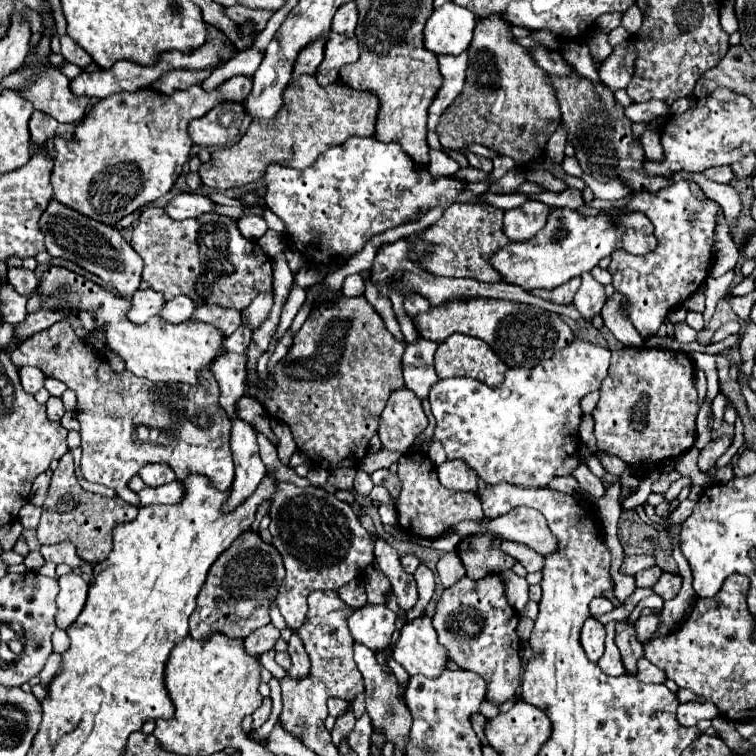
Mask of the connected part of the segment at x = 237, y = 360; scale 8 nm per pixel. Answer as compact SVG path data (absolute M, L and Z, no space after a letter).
M221 354L211 364L211 372L219 382L219 404L227 410L229 418L235 418L235 402L245 394L245 354Z

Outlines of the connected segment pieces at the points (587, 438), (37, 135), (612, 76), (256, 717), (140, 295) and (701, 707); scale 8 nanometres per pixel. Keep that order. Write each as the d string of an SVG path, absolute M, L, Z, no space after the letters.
M583 414L583 416L581 416L579 436L581 436L581 440L583 440L585 444L589 444L589 448L591 448L593 452L597 452L597 446L595 446L595 436L593 436L593 420L591 420L591 416L587 416L587 414Z
M33 112L31 120L29 120L29 132L31 132L31 140L35 144L45 144L49 138L55 136L55 130L57 130L57 124L55 118L43 114L43 112Z
M629 40L615 46L613 54L599 68L599 76L605 82L605 86L609 86L613 92L619 88L627 88L629 78L633 74L635 58L637 58L637 54Z
M263 698L263 704L253 712L253 730L259 728L271 714L271 698Z
M137 290L135 296L131 298L131 310L127 312L127 318L135 324L145 324L149 318L159 316L159 310L163 310L165 306L165 298L163 294L155 292L155 290Z
M685 702L677 708L677 720L683 726L695 726L699 720L713 720L719 716L719 710L711 702Z

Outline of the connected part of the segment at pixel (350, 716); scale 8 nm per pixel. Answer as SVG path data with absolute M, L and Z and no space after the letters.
M349 706L347 714L343 714L343 716L337 718L335 728L333 728L333 732L331 732L335 746L339 746L339 742L353 730L353 726L355 726L355 714L353 714L353 706Z

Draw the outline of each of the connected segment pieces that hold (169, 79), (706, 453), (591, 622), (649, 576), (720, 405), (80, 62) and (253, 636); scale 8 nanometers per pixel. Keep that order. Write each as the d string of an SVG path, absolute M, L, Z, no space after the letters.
M173 70L151 84L153 90L159 90L163 94L171 94L173 90L185 90L193 84L201 84L205 78L209 78L211 70Z
M725 434L717 440L711 440L699 454L699 468L701 472L707 472L707 468L711 468L719 456L723 456L733 444L733 434Z
M589 616L581 630L581 644L593 662L597 662L603 654L603 640L605 640L605 626L597 618Z
M651 566L651 568L641 570L641 572L635 576L635 580L637 580L637 588L653 586L653 584L659 580L659 576L661 576L661 574L663 574L663 570L661 570L659 566Z
M727 394L717 396L717 398L713 400L713 404L711 404L713 414L715 414L715 424L713 424L715 430L717 430L717 428L721 426L721 422L723 422L723 410L725 410L725 404L727 404Z
M61 36L61 54L65 56L67 62L77 64L81 68L85 68L93 62L93 58L81 46L77 46L69 36Z
M267 624L267 626L261 626L259 630L251 632L245 638L245 650L249 654L257 656L257 654L263 654L263 652L271 650L277 640L279 640L279 630L273 624Z

